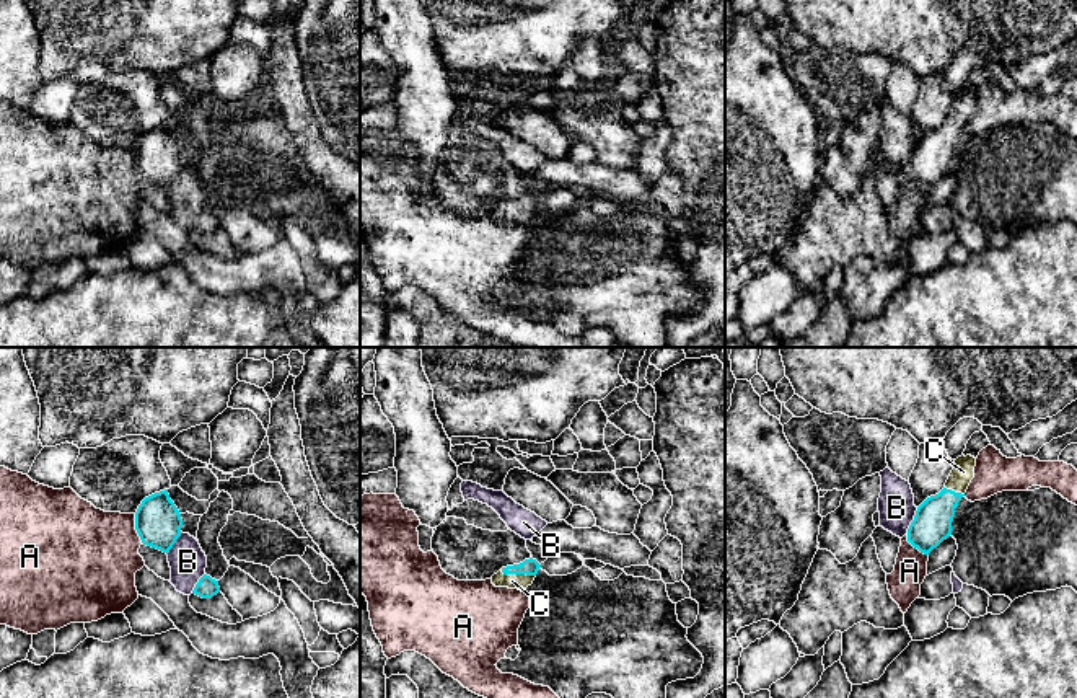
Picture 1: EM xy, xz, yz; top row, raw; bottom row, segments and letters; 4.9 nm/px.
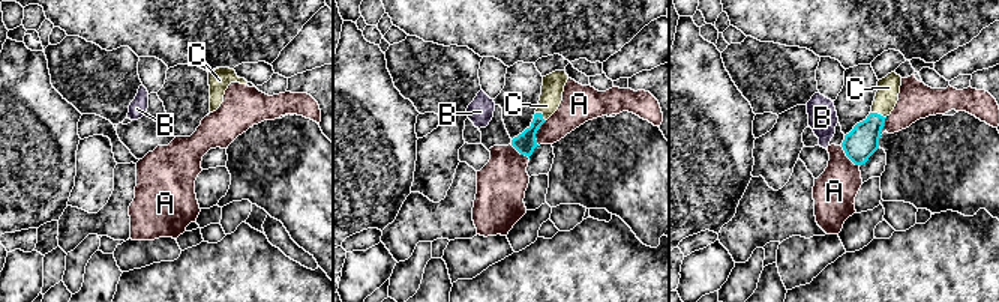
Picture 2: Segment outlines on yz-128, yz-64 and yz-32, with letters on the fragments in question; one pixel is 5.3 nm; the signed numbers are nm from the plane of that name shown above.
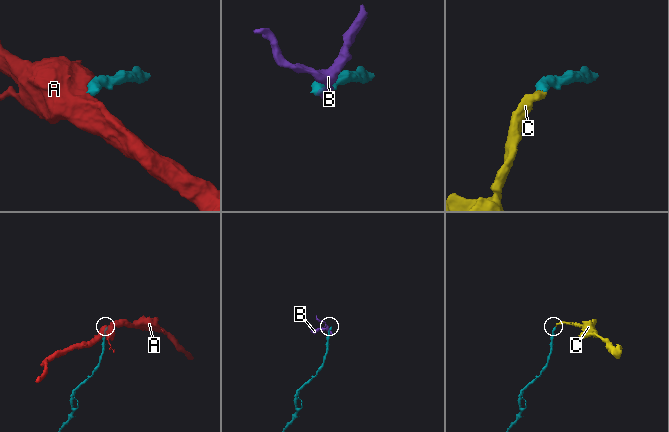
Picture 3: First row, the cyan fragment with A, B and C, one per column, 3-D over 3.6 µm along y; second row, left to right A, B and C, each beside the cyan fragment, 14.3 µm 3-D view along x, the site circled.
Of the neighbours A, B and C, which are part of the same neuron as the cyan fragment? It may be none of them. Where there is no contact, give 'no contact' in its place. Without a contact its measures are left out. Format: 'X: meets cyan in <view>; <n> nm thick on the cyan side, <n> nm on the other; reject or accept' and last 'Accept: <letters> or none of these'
A: meets cyan in xy; 220 nm thick on the cyan side, 440 nm on the other; reject
B: meets cyan in yz; 190 nm thick on the cyan side, 180 nm on the other; reject
C: meets cyan in xz; 80 nm thick on the cyan side, 80 nm on the other; accept
Accept: C

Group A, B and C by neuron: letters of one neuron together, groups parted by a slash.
A / B / C

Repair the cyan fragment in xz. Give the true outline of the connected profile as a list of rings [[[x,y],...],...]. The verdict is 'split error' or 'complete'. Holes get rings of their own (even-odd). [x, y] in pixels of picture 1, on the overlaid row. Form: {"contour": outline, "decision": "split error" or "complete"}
{"contour": [[[530,558],[520,564],[502,568],[490,579],[495,587],[525,590],[528,585],[533,584],[539,568],[541,564],[536,559]]], "decision": "split error"}

